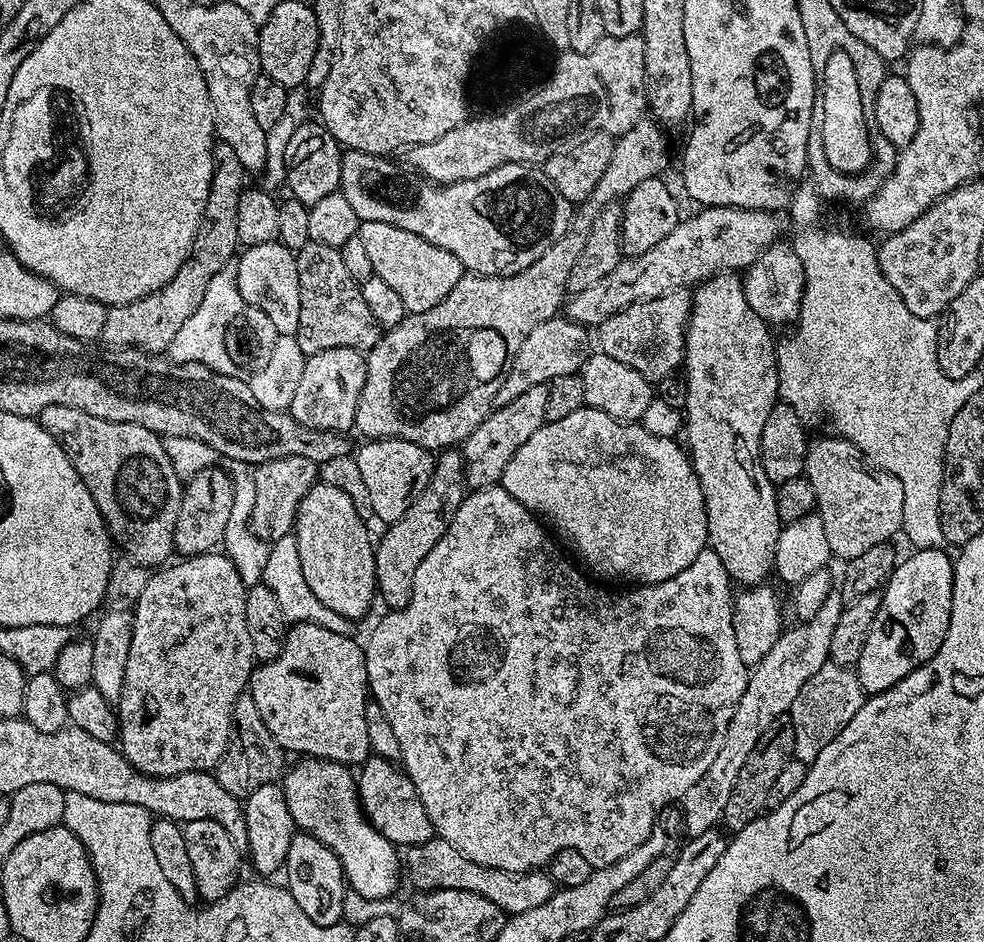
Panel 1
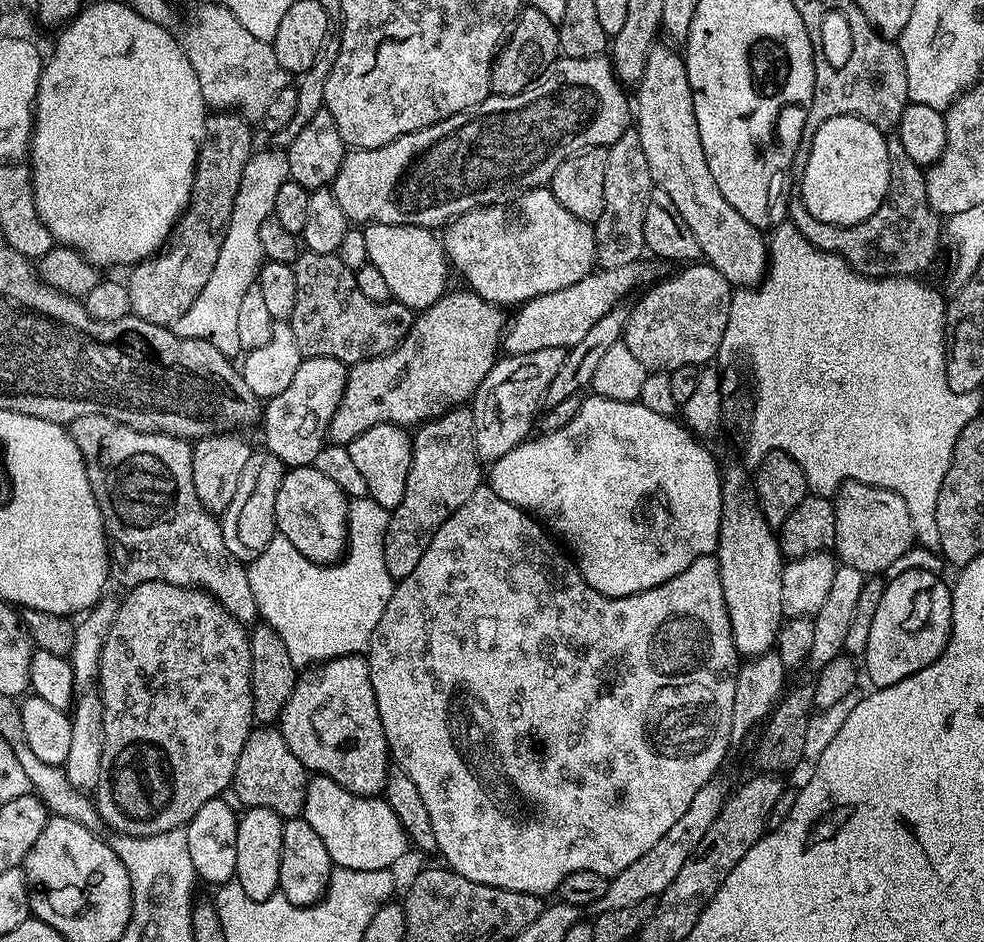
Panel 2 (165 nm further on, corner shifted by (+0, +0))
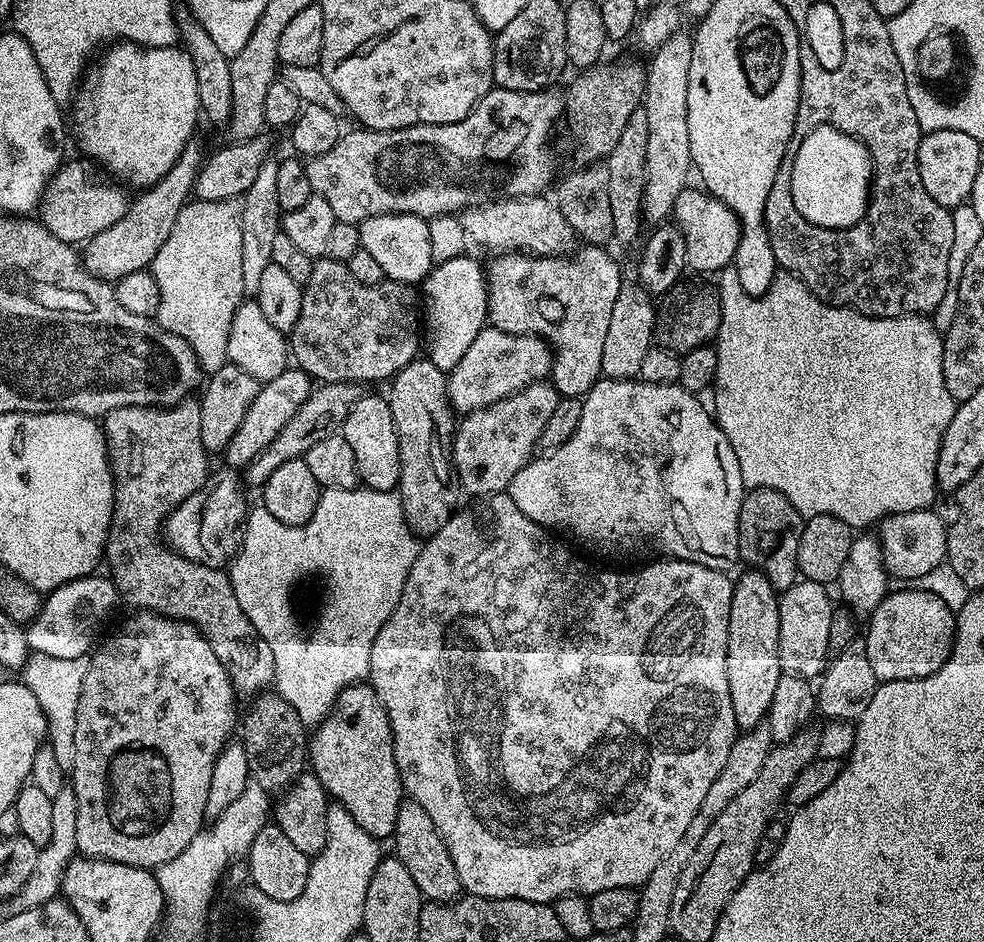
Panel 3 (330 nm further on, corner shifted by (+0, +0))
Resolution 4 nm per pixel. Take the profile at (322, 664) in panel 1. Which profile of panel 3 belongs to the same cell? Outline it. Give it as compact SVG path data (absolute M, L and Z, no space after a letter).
M371 683L351 684L349 688L342 690L328 717L311 733L308 759L310 771L318 778L318 782L322 782L329 797L335 803L341 804L350 814L350 818L354 818L354 822L358 822L358 826L366 830L366 834L377 838L391 837L394 822L398 822L398 806L405 799L406 793L394 758L390 718Z

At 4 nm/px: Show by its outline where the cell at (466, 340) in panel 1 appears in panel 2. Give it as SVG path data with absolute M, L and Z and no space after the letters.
M471 290L452 291L445 291L438 302L423 309L413 319L406 338L402 338L397 348L378 358L363 360L349 367L342 402L338 402L338 410L328 427L328 440L331 443L346 446L354 442L358 434L379 424L419 426L443 412L450 411L451 408L467 405L476 395L478 386L482 386L482 378L486 378L486 374L490 374L490 370L496 365L498 353L502 348L506 316L504 320L503 314L500 313L503 311L497 305L483 300Z

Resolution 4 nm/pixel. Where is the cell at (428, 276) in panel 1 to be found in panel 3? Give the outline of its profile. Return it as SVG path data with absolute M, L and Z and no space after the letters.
M378 214L366 218L360 223L360 247L382 266L385 277L397 280L400 284L419 285L434 263L430 250L429 221L418 218L414 214Z

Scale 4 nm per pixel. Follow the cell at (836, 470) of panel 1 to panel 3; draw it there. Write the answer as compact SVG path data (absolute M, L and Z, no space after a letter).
M936 510L923 512L896 512L879 521L878 539L880 551L889 577L907 582L910 578L922 578L945 563L948 555L948 529L946 520Z

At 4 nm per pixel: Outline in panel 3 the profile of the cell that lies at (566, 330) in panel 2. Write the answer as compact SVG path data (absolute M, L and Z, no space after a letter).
M486 326L480 331L478 338L470 342L470 350L462 354L458 366L447 373L449 405L460 414L490 406L526 386L547 381L553 363L552 349L539 336L519 336Z

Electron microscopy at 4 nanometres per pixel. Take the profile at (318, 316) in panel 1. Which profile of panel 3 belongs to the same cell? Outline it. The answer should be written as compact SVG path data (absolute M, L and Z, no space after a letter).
M320 258L313 263L310 270L310 278L302 286L302 314L298 314L298 322L292 327L290 333L290 356L295 367L300 368L313 381L326 384L359 384L363 385L364 380L391 381L397 372L401 372L412 360L417 359L418 351L422 348L422 312L418 307L418 292L411 284L400 284L397 280L385 278L378 286L362 286L362 282L350 275L347 263L343 260L329 260Z

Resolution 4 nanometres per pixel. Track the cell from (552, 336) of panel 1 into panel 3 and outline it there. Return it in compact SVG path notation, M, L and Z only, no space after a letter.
M541 382L467 413L452 437L452 467L459 487L472 498L507 490L514 474L533 459L538 438L561 398L551 382Z

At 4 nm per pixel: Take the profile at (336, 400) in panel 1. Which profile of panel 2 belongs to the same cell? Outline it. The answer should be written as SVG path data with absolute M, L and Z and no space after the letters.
M304 358L295 371L290 386L263 405L263 447L273 452L288 468L315 465L318 454L328 440L328 427L338 410L338 402L342 402L348 370L349 365L338 362L338 358Z

